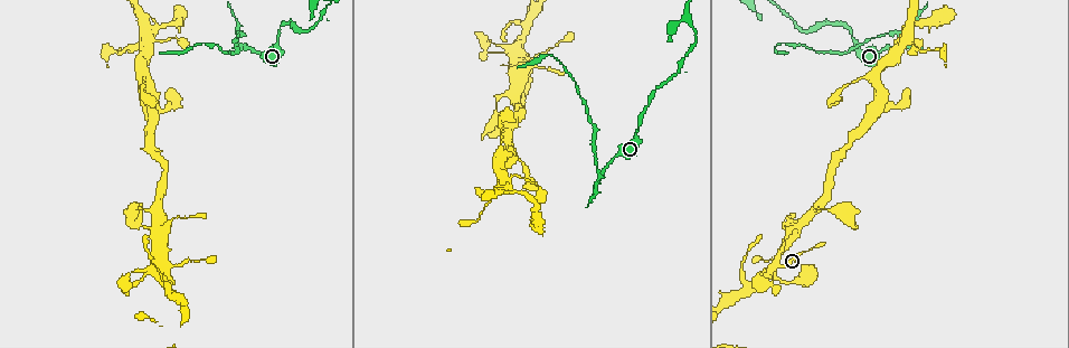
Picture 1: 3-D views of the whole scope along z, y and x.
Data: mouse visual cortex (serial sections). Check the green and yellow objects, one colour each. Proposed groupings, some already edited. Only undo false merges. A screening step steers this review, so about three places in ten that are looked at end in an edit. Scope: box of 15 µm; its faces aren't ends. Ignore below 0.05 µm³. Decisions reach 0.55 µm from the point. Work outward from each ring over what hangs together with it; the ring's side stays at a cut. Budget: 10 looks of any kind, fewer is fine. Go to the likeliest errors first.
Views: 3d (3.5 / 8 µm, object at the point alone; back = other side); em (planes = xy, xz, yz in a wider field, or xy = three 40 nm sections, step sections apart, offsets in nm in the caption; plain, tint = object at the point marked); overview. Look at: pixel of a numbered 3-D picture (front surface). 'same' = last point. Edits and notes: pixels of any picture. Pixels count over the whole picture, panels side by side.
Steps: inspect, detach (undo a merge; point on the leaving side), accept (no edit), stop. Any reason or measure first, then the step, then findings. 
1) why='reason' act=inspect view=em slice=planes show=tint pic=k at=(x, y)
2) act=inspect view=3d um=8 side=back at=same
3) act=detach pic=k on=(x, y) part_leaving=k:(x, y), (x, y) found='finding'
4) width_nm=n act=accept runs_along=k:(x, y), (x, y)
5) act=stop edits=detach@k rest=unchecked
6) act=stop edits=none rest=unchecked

act=inspect view=3d um=8 pic=1 at=(595, 183)

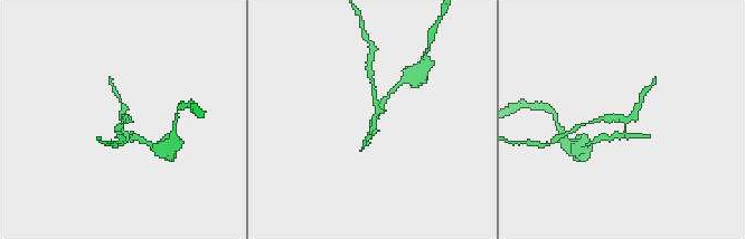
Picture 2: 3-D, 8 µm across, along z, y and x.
act=inspect view=em slice=xy step=2 show=tint pic=2 at=(625, 123)

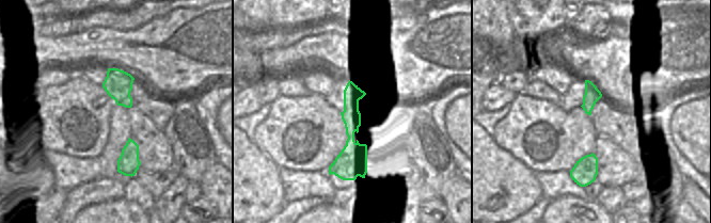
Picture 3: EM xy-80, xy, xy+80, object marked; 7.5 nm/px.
act=detach pic=2 on=(607, 118) part_leaving=2:(625, 125), (619, 117), (590, 123) found='a second cell is stuck on'

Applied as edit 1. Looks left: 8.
why='see it whole again' act=inspect view=overview

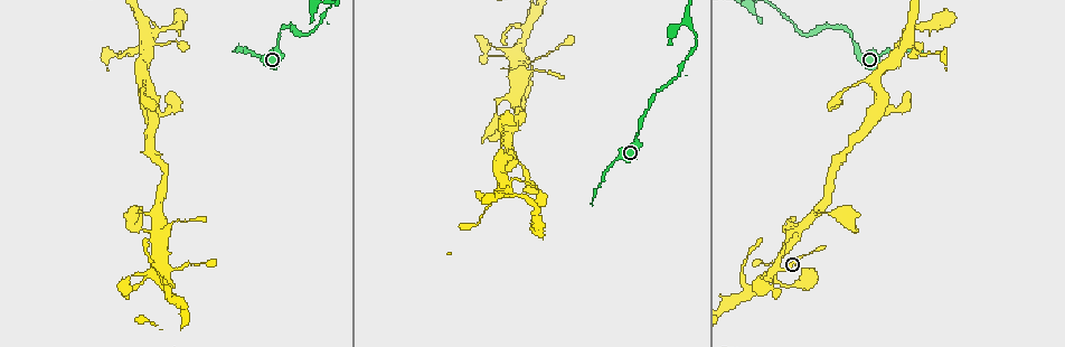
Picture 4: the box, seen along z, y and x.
why='a narrow waist' act=inspect view=3d um=3.5 pic=4 at=(500, 49)

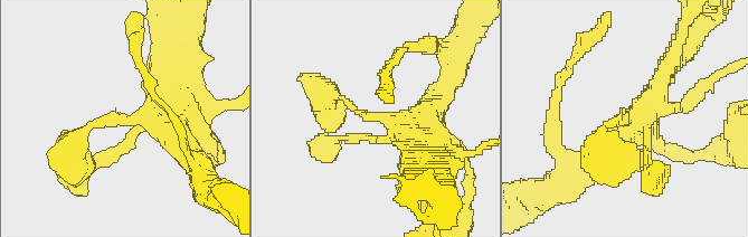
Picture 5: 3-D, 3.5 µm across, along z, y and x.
act=inspect view=em slice=xy step=1 show=tint pic=5 at=(121, 121)

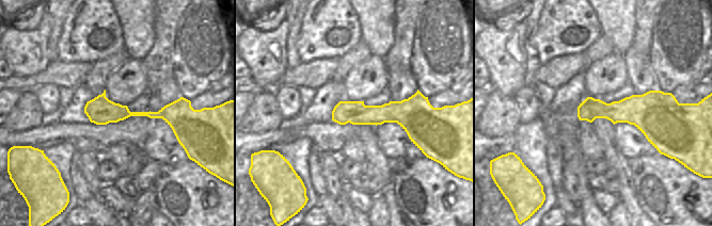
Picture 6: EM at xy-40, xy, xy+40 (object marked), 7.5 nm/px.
arm_widths_nm=150,200,400 act=accept found='continuous, no second cell'

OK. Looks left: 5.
why='sudden change in width' act=inspect view=3d um=3.5 pic=2 at=(557, 124)

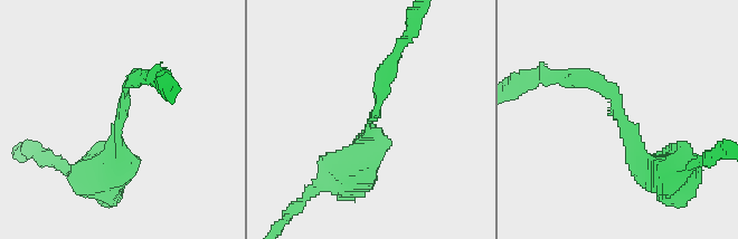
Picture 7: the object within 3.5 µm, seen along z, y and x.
arm_widths_nm=150,450 act=inspect view=em slice=planes show=tint pic=7 at=(624, 123)

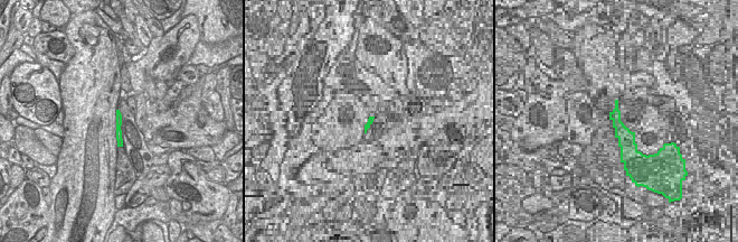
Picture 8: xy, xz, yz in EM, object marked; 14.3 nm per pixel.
act=accept found='one cell here'

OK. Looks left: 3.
why='sharp bend' act=inspect view=3d um=8 pic=4 at=(140, 75)

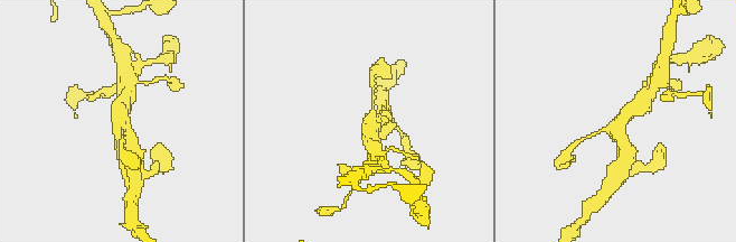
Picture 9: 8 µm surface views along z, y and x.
why='zoom in' act=inspect view=3d um=3.5 pic=9 at=(372, 119)

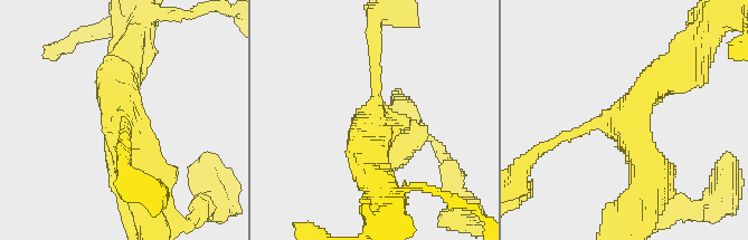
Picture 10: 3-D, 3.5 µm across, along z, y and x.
arms=3 arm_widths_nm=150,450,500 why='need the tissue' act=inspect view=em slice=xy step=1 show=tint pic=10 at=(631, 112)

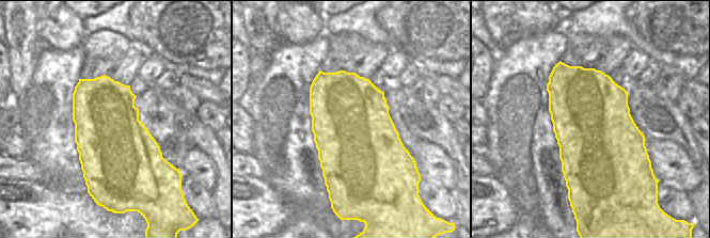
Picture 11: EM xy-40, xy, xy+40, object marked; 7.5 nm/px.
act=accept runs_along=10:(650, 179), (630, 113), (683, 65) found='all the same cell'

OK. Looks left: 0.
act=stop edits=detach@2 rest=unchecked

